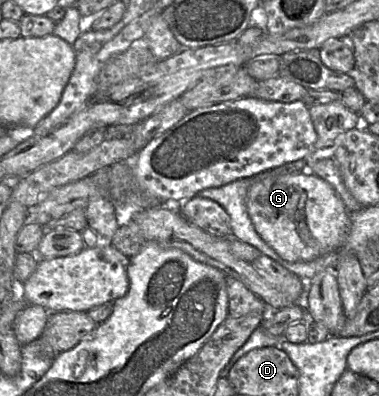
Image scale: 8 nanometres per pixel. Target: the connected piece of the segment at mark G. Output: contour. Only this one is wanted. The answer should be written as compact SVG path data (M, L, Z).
M272 170L257 174L246 196L248 215L260 237L288 262L305 262L325 254L341 251L350 233L350 213L335 189L319 176L306 171L277 175Z

